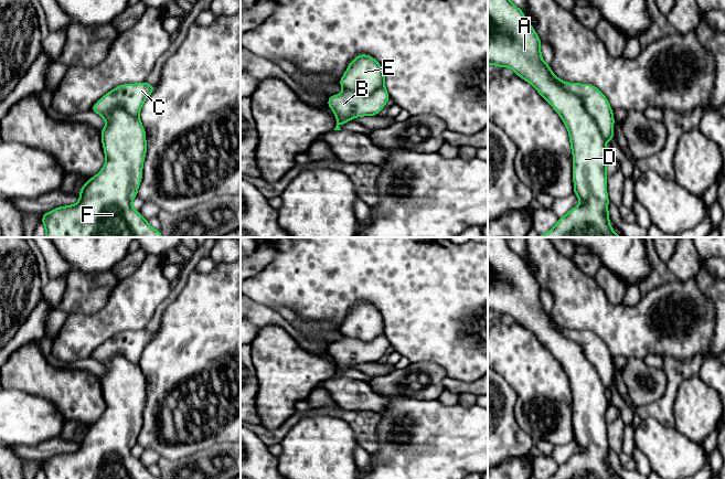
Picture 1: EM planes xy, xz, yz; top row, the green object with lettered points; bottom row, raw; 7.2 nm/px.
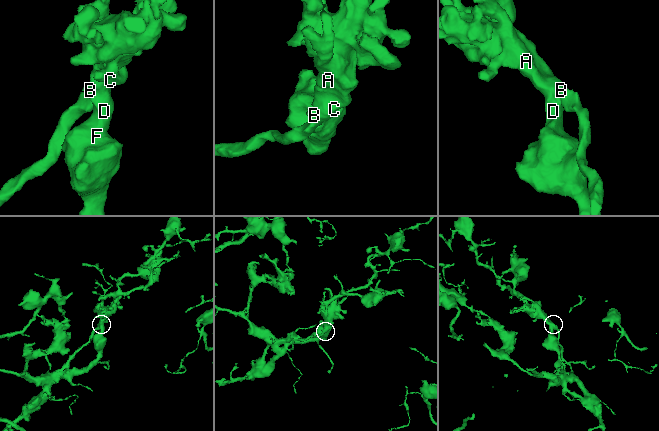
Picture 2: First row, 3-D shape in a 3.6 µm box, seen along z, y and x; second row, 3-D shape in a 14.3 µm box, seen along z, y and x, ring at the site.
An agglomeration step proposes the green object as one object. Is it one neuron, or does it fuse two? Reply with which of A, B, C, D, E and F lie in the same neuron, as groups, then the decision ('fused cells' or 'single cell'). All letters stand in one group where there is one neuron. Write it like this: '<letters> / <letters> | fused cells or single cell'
A D E F / B C | fused cells

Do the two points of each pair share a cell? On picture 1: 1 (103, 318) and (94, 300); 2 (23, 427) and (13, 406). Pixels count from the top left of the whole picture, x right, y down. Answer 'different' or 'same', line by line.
1: different
2: same

